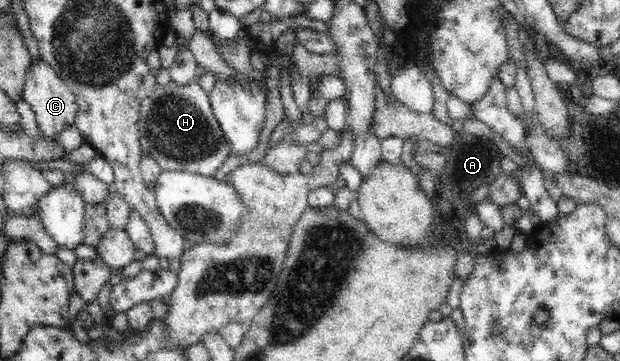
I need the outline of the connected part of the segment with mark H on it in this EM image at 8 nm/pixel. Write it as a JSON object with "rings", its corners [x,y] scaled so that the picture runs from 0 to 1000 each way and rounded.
{"rings":[[[321,216],[302,235],[285,235],[279,224],[266,241],[252,233],[227,288],[223,341],[229,421],[253,446],[261,471],[344,490],[360,446],[376,429],[373,396],[360,374],[344,316],[339,266],[326,249]]]}

